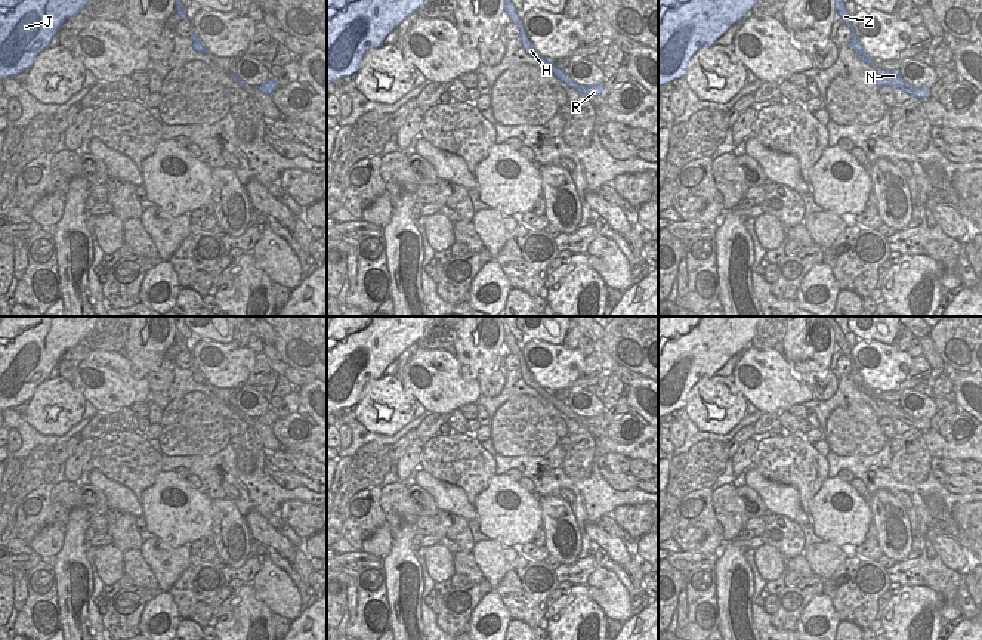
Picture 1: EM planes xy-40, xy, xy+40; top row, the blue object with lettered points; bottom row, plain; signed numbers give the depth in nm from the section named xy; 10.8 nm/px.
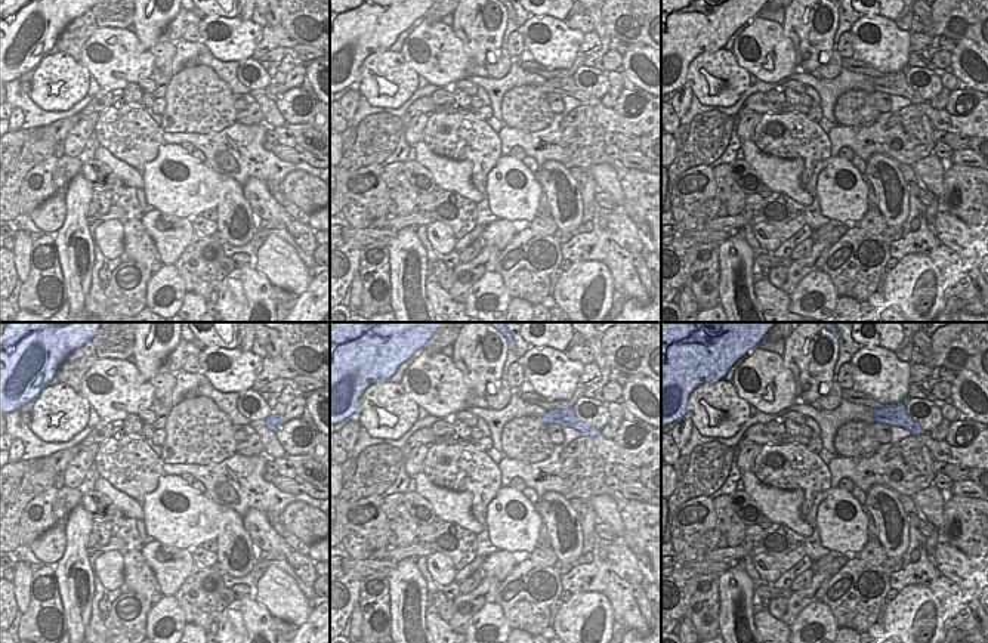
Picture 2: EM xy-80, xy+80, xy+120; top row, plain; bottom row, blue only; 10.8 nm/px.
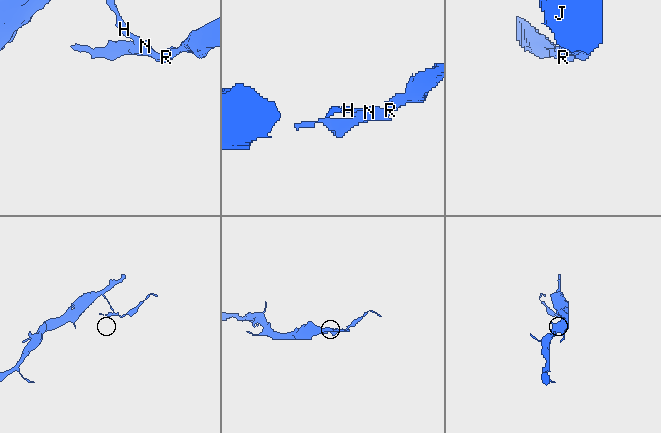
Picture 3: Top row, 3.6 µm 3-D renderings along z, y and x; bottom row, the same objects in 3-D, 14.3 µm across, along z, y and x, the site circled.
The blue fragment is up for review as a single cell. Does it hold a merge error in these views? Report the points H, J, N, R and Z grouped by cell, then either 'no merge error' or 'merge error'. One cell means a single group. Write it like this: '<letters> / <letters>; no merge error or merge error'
H J Z / N R; merge error

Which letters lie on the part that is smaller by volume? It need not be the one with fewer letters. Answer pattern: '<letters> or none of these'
N, R

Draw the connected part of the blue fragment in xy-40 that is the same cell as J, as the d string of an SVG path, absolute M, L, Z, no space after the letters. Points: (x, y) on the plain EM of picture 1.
M3 316L0 412L27 404L62 355L93 331L99 316Z

